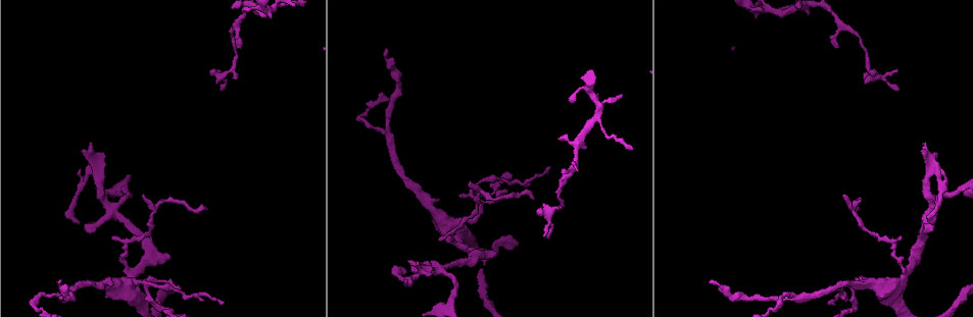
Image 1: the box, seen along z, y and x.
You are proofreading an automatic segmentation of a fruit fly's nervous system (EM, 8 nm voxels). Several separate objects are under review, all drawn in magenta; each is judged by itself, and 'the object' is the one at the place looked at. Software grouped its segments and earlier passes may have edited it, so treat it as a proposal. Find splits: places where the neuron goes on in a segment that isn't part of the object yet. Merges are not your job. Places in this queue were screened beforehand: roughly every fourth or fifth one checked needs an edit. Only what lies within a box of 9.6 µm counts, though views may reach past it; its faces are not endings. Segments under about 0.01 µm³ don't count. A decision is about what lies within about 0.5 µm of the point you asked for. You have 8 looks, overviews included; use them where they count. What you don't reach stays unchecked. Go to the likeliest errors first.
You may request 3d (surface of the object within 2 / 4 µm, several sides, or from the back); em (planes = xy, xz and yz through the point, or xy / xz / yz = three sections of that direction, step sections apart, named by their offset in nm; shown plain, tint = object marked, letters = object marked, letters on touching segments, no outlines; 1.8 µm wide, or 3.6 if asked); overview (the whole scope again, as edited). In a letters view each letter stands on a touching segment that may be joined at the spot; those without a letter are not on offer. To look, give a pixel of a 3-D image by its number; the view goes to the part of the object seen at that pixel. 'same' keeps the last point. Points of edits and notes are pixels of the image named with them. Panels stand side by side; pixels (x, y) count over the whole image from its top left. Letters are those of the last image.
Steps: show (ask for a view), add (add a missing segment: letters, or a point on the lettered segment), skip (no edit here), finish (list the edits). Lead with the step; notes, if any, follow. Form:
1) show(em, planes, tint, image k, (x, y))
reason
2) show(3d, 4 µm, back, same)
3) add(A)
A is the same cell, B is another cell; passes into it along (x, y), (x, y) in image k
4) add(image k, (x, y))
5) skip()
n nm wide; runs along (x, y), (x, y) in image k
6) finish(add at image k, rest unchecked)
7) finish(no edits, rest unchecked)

show(3d, 2 µm, image 1, (711, 281))
branch stops here

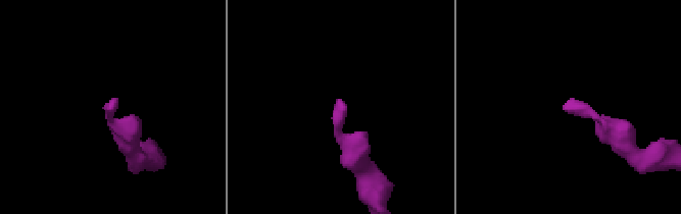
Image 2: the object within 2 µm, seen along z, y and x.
show(em, yz, step 16, letters, image 2, (565, 104))

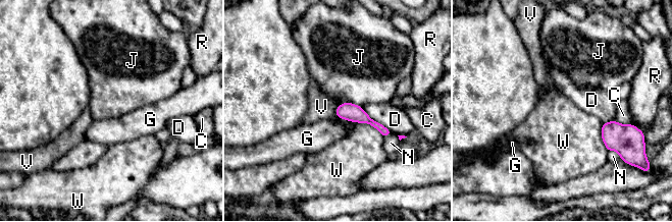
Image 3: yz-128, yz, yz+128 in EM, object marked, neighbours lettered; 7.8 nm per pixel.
skip()
140 nm wide; C, D, G, J, N, R, V and W are other cells; no lettered segment goes on from it

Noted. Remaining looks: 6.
show(em, planes, tint, image 1, (470, 192))
three-way junction

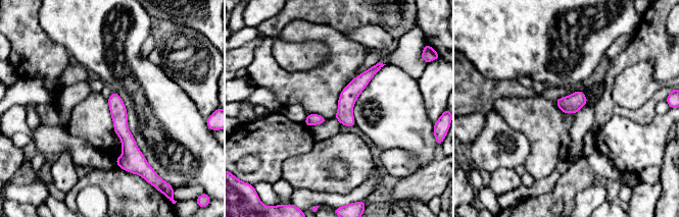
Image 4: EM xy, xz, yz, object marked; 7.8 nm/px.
show(em, planes, letters, same)
what lies round it

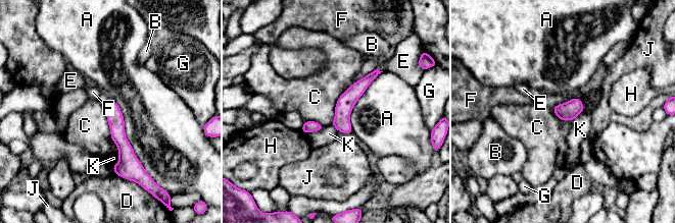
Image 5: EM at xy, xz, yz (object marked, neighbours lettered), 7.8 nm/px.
skip()
A, B, C, D, E, F, G, H, J and K are other cells; runs along (111, 102), (124, 146), (123, 172) in image 5; no lettered segment goes on from it

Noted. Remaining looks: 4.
show(em, yz, step 8, letters, image 1, (547, 238))
tapers out

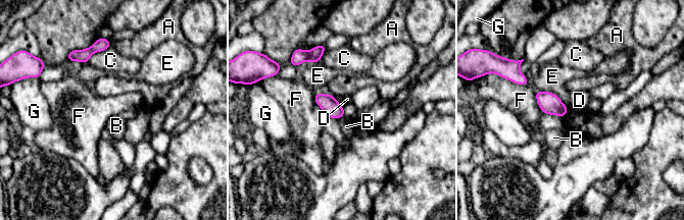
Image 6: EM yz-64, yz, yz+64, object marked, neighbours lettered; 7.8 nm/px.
show(em, xy, step 16, letters, same)

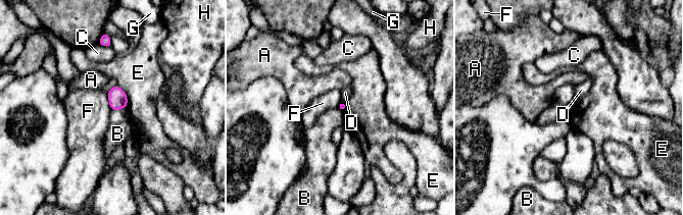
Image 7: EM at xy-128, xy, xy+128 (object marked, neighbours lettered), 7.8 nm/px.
skip()
E touches over 200 nm; A, B, C, D, E, F, G and H are other cells; none of them fits

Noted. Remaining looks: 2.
finish(no edits, rest unchecked)

